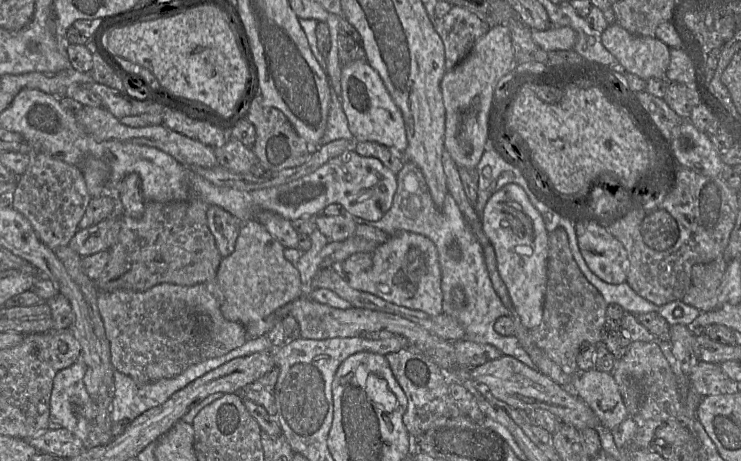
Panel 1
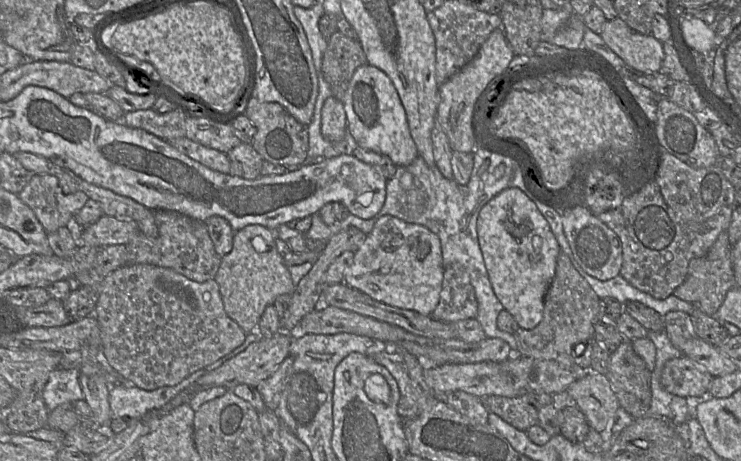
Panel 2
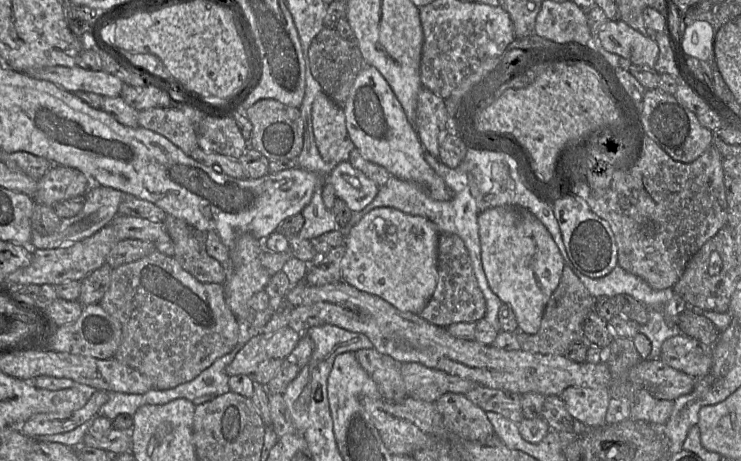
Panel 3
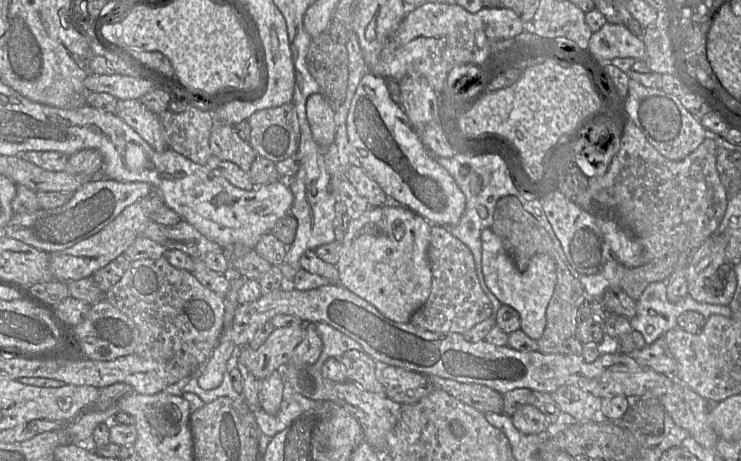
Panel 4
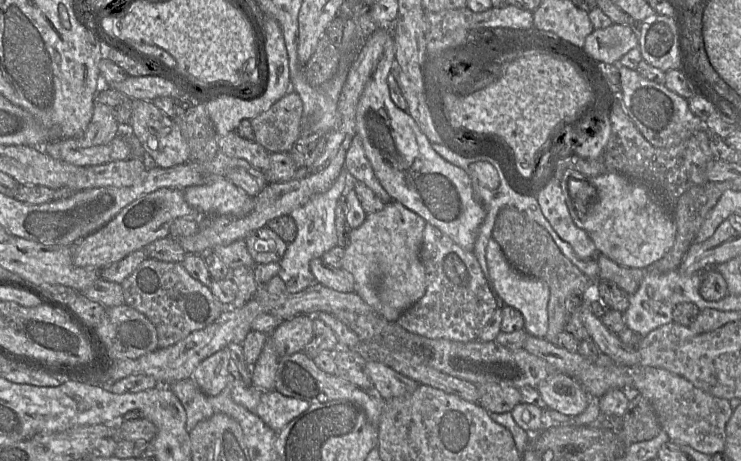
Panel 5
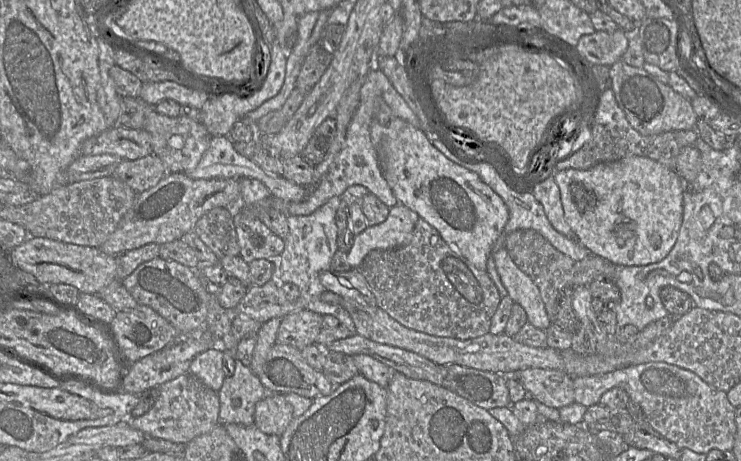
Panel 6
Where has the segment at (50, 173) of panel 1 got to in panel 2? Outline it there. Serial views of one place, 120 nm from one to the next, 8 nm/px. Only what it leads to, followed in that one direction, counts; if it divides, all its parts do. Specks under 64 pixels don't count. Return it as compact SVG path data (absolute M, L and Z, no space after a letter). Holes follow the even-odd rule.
M34 174L17 195L32 209L47 233L72 226L74 216L89 199L82 191L64 193L57 177L49 174Z

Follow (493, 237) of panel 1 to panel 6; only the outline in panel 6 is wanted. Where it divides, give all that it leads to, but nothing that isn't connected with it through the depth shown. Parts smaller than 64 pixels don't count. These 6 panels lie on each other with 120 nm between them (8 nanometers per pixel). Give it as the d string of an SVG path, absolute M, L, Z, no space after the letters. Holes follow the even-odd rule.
M505 248L493 250L491 255L493 255L497 272L508 296L525 310L528 323L546 331L551 322L539 288L528 275L515 265Z

